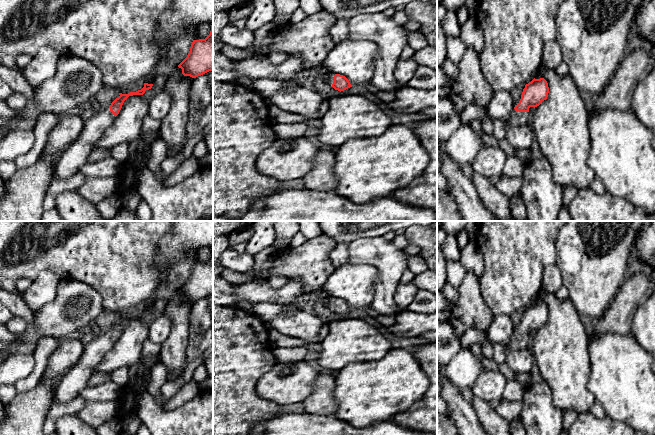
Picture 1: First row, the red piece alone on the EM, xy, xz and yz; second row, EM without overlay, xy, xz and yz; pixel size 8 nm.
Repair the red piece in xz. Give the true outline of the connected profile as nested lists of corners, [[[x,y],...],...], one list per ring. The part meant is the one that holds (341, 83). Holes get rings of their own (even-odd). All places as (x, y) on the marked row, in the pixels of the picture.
[[[325,72],[324,78],[327,83],[329,83],[335,90],[340,92],[353,86],[345,76],[340,74]]]

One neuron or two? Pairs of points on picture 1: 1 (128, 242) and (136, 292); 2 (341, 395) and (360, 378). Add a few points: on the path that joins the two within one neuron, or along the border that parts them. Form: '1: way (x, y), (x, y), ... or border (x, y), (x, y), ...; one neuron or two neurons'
1: way (128, 254), (128, 278), (130, 280); one neuron
2: way (346, 392), (355, 383); one neuron

